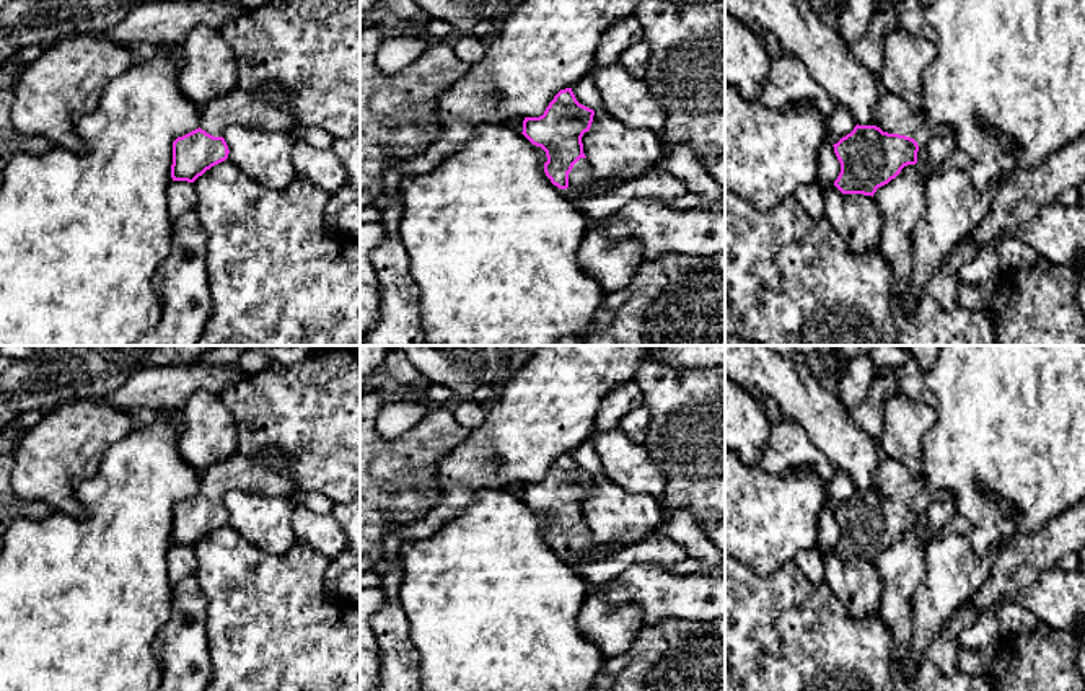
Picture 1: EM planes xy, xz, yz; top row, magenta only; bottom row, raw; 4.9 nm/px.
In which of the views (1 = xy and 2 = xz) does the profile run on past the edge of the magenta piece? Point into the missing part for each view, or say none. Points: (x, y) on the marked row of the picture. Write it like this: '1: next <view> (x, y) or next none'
1: next xy (243, 108)
2: next xz (580, 178)

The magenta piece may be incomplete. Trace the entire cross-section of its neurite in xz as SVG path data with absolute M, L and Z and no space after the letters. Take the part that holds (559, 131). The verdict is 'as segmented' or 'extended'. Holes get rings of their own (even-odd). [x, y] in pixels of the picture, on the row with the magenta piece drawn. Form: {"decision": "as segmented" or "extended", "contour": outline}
{"decision": "extended", "contour": "M572 88L560 90L539 117L525 117L523 135L546 152L544 173L559 189L572 187L588 194L603 194L622 184L617 178L598 181L591 176L590 165L583 153L582 137L590 130L595 111L580 104Z"}

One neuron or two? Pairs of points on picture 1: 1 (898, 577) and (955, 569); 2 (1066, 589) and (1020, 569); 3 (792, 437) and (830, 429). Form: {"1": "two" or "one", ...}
{"1": "two", "2": "two", "3": "two"}

